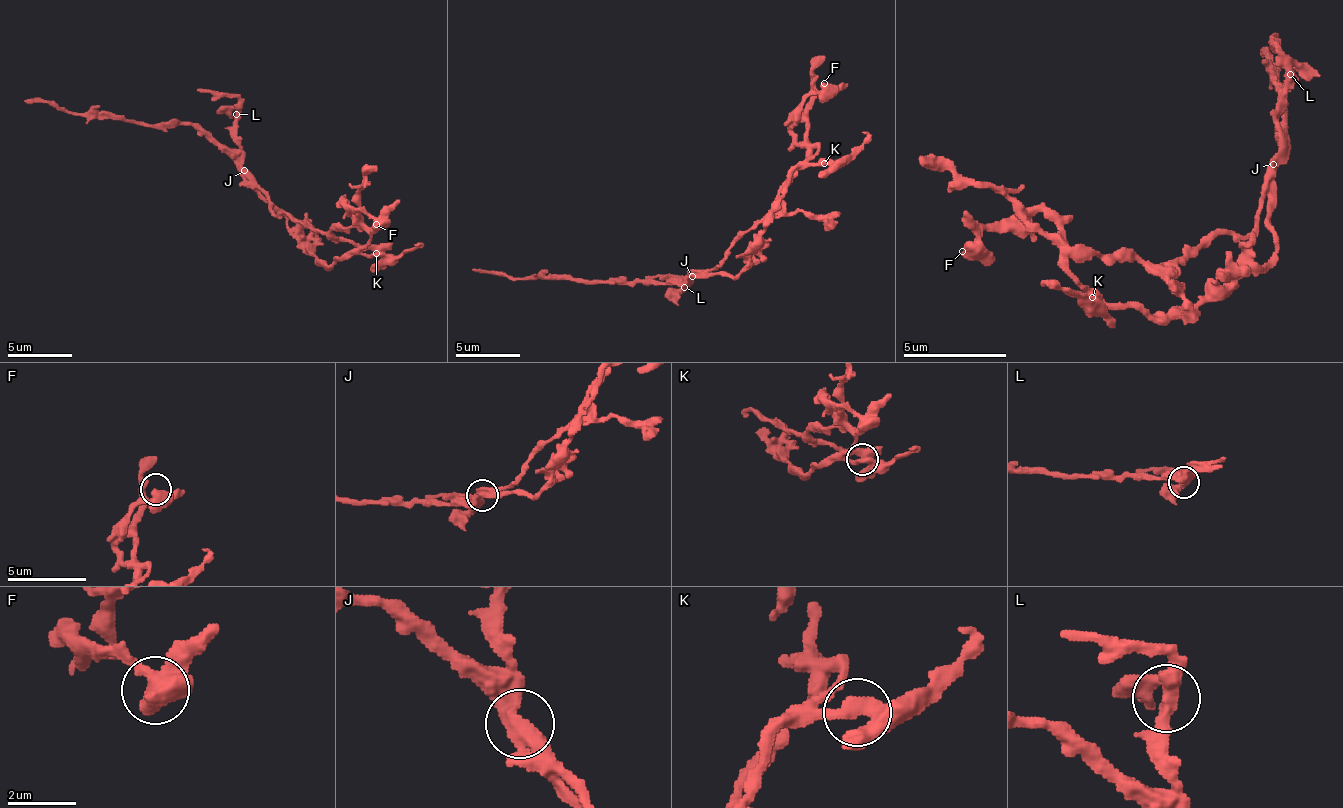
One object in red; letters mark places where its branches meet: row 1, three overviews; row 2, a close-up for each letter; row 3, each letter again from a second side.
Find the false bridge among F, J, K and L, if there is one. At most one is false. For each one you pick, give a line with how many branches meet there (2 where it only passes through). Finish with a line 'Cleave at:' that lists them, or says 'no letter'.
J: branches 2
Cleave at: J

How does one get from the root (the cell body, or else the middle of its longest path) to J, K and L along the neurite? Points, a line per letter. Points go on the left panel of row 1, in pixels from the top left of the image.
J: (266, 198), (266, 192), (243, 169)
K: (266, 198), (285, 218), (285, 227), (324, 263), (340, 260), (347, 253), (376, 253)
L: (266, 198), (266, 192), (243, 166), (236, 114)

